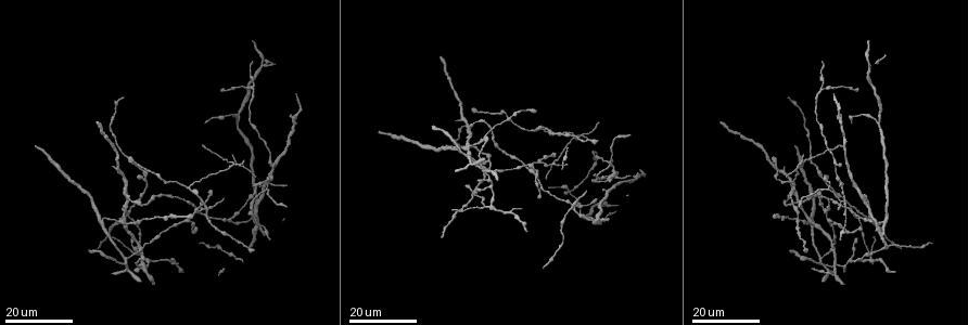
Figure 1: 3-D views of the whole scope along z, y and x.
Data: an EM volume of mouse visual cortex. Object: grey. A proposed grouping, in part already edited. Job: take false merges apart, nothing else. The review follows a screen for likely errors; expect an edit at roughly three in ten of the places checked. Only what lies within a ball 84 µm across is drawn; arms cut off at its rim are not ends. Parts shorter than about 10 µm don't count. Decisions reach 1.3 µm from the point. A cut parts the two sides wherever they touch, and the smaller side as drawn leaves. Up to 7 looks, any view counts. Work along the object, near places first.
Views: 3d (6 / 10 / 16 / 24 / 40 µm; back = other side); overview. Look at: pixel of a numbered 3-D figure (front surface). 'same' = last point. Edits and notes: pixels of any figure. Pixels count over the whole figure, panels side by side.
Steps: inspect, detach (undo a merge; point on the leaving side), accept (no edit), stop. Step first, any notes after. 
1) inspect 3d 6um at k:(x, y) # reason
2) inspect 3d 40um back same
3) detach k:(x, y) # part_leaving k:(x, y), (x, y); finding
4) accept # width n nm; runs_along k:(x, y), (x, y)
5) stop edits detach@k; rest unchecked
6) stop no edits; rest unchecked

inspect 3d 24um at 1:(252, 202) # four or more arms meet

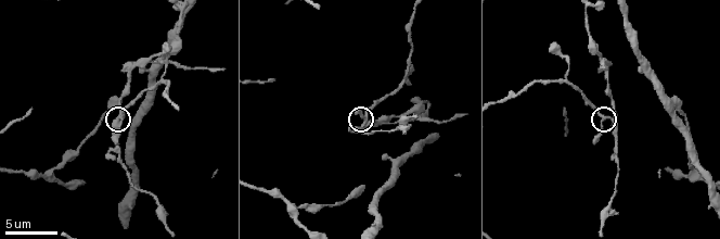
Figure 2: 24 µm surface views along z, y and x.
inspect 3d 6um at 2:(119, 117)

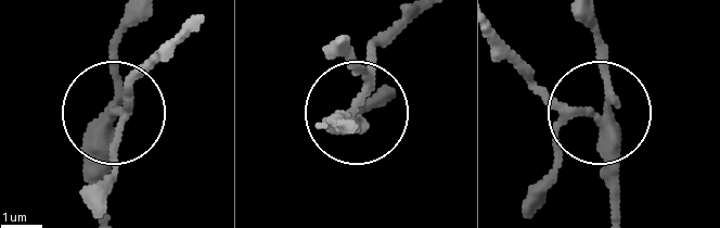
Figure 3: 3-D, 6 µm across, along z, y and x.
detach 3:(126, 103) # width 270 nm; part_leaving 3:(107, 128), (180, 38); a second neuron is stuck on

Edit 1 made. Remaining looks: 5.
inspect overview

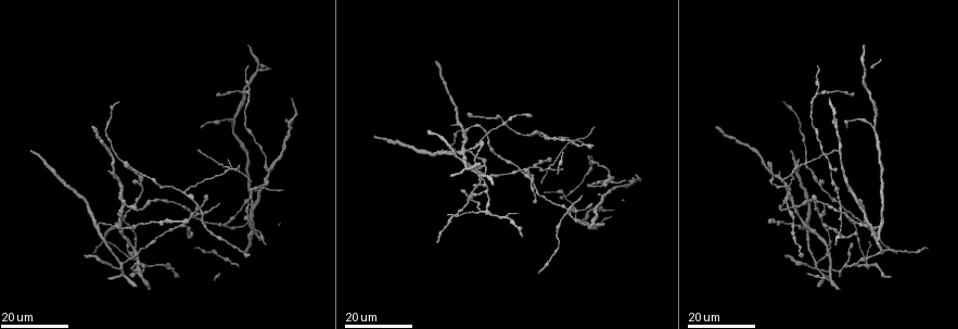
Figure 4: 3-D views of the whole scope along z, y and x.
inspect 3d 16um at 4:(831, 172) # arms part here

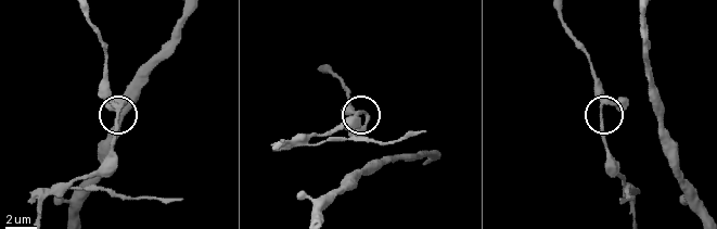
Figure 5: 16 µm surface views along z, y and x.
inspect 3d 10um at 5:(115, 110)

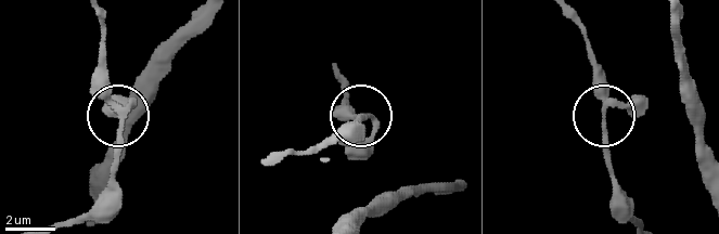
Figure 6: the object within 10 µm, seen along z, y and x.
accept # one neuron here

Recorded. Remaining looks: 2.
inspect 3d 16um at 4:(228, 168) # three arms meet

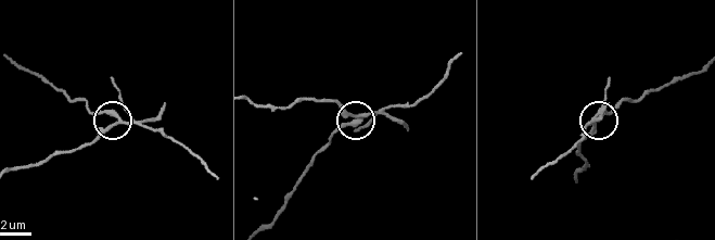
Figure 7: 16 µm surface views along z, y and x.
inspect 3d 10um at 7:(354, 116)

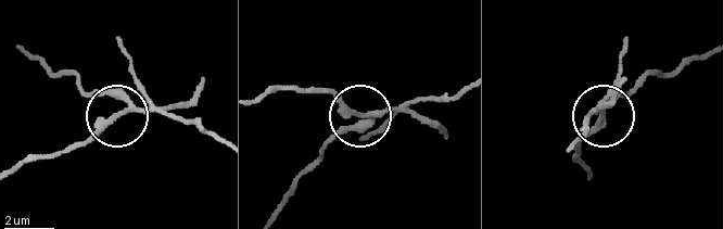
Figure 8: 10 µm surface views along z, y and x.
detach 8:(100, 96) # part_leaving 8:(130, 106), (89, 92), (27, 50); a second neuron is stuck on

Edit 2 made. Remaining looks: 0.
stop edits detach@3, detach@8; rest unchecked

